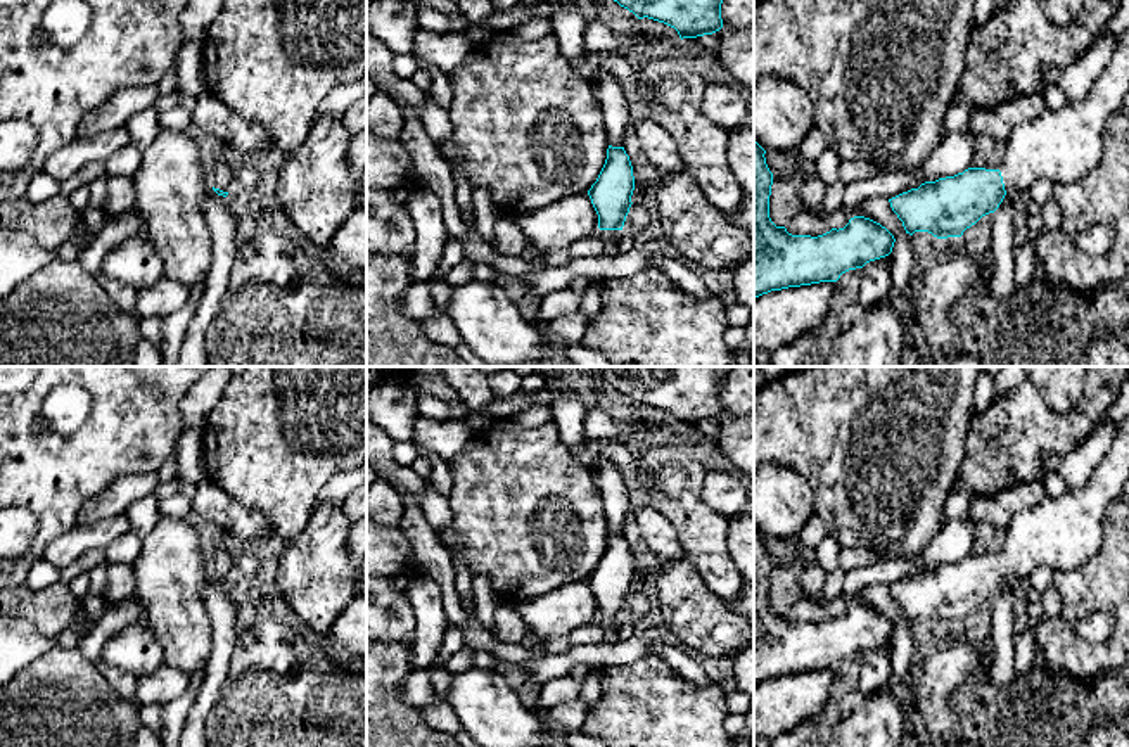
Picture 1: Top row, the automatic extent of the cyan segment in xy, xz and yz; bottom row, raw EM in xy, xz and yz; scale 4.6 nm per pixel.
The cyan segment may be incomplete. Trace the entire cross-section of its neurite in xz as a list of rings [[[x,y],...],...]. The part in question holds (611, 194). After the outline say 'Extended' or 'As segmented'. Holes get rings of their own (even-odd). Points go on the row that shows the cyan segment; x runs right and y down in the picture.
[[[624,147],[607,149],[605,164],[596,182],[588,190],[598,214],[598,228],[603,242],[603,254],[617,254],[617,239],[631,208],[635,176],[629,156]]]. Extended

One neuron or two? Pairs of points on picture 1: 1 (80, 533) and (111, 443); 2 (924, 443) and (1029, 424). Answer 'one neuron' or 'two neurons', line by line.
1: two neurons
2: two neurons

